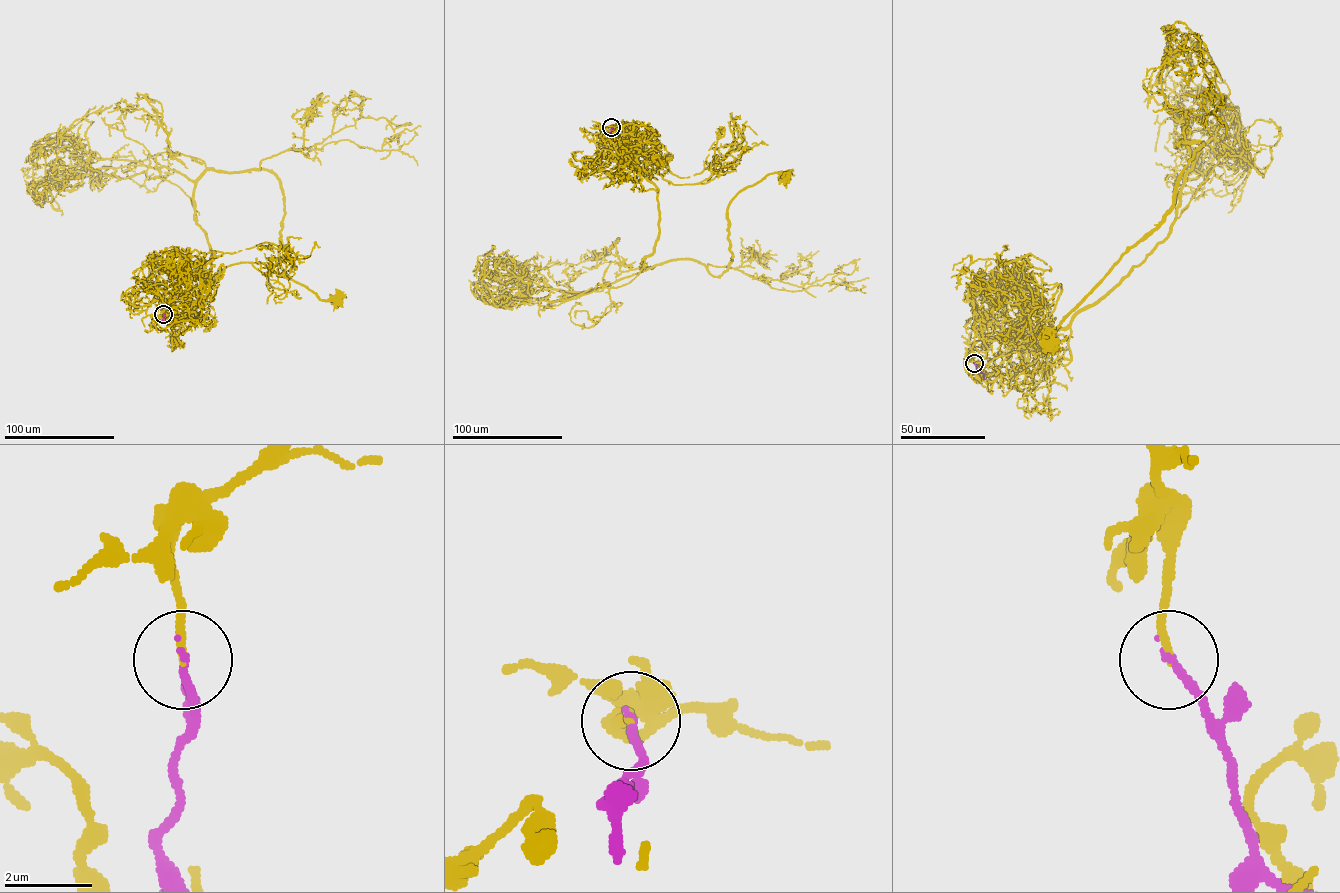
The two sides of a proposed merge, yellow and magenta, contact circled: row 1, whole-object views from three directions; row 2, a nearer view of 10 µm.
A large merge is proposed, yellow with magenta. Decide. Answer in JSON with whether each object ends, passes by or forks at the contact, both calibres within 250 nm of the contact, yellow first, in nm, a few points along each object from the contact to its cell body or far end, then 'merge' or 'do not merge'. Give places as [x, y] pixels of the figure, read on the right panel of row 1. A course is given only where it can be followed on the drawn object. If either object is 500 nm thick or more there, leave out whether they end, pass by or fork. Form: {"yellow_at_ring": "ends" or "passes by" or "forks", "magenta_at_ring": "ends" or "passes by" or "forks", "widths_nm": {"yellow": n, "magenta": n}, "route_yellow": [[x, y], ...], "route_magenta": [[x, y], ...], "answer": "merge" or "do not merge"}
{"yellow_at_ring": "ends", "magenta_at_ring": "ends", "widths_nm": {"yellow": 170, "magenta": 170}, "route_yellow": [[974, 363], [1136, 267], [1176, 218], [1176, 145], [1201, 143], [1047, 341]], "route_magenta": [[974, 363], [983, 378]], "answer": "merge"}

